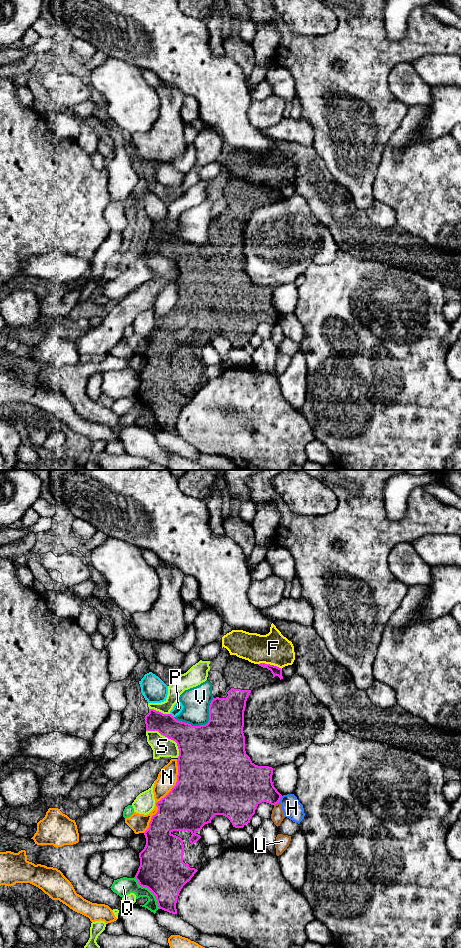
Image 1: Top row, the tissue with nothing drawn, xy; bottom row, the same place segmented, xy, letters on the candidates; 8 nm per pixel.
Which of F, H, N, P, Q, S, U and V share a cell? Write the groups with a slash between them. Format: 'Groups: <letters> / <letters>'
Groups: F / H / N / P / Q / S / U / V

